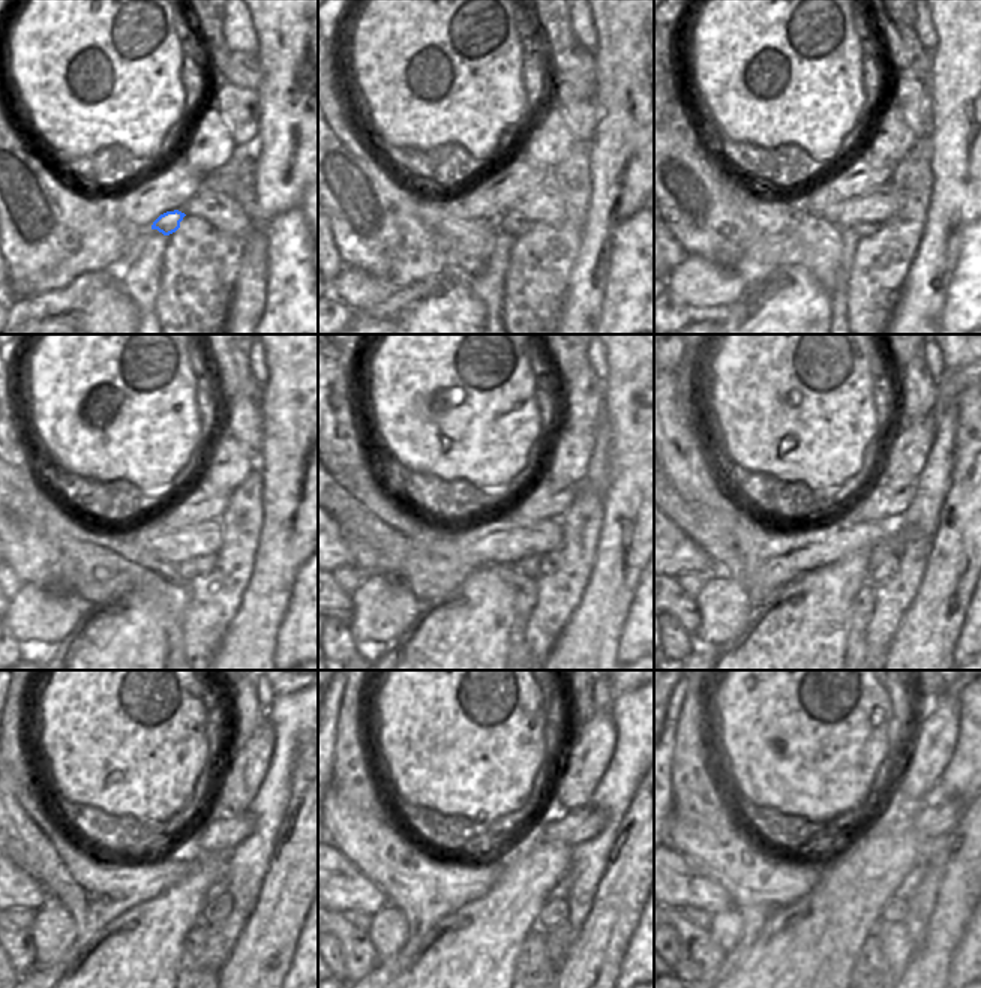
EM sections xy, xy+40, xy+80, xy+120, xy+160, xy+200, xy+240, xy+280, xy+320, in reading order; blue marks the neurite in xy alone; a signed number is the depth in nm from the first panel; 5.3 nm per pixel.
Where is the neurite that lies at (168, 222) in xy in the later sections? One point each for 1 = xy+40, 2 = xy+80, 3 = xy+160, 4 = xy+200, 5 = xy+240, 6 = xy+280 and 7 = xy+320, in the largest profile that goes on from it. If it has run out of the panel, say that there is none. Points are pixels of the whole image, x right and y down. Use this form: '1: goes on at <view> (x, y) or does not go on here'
1: goes on at xy+40 (512, 224)
2: goes on at xy+80 (861, 230)
3: goes on at xy+160 (534, 567)
4: goes on at xy+200 (890, 567)
5: goes on at xy+240 (216, 910)
6: goes on at xy+280 (554, 912)
7: goes on at xy+320 (896, 910)

